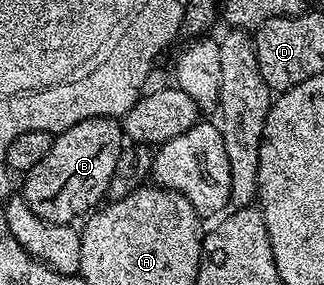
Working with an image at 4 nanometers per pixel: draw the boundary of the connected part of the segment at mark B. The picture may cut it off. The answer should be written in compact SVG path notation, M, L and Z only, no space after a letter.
M111 116L90 118L70 126L53 139L46 158L23 177L22 199L38 218L51 224L71 225L76 222L72 220L79 221L108 196L110 178L114 178L114 166L124 139L121 121Z

